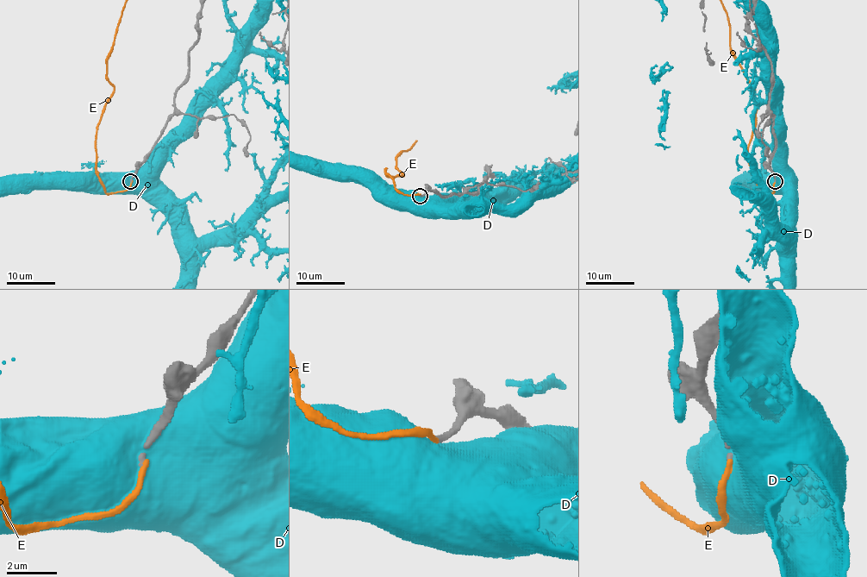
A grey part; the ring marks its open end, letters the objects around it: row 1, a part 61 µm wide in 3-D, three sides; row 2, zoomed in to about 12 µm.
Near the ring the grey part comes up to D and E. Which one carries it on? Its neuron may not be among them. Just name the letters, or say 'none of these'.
none of these

